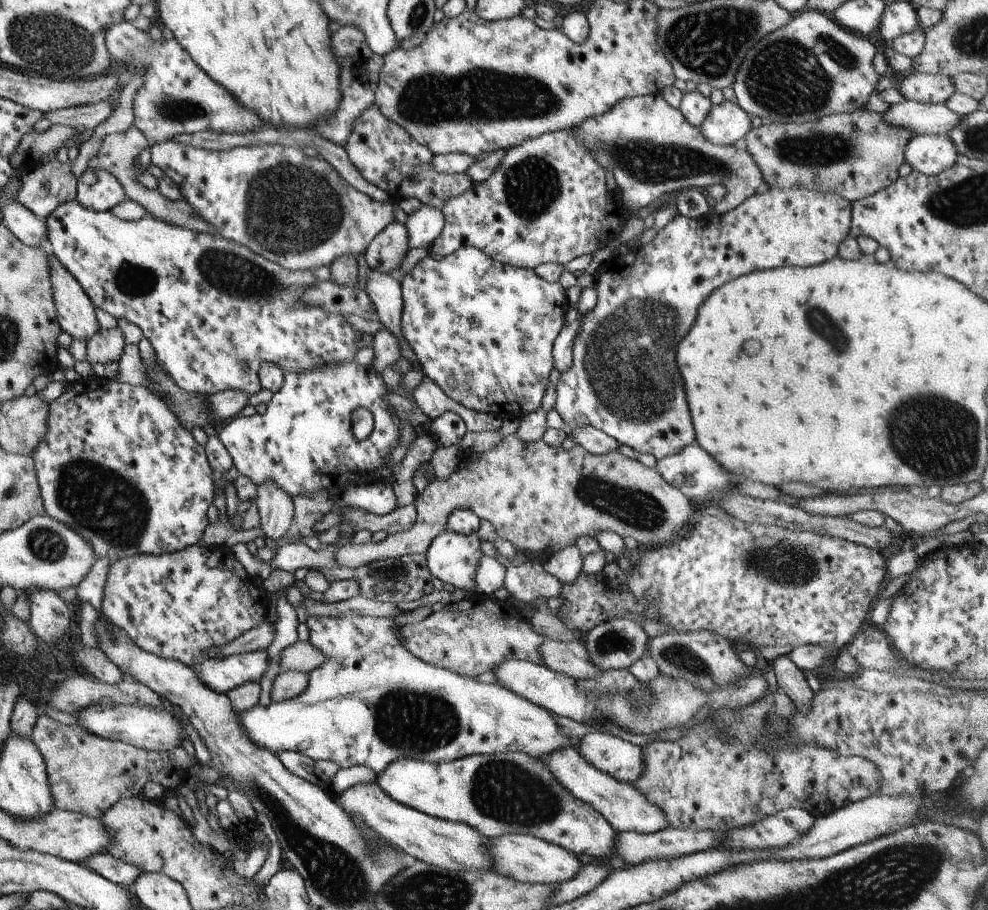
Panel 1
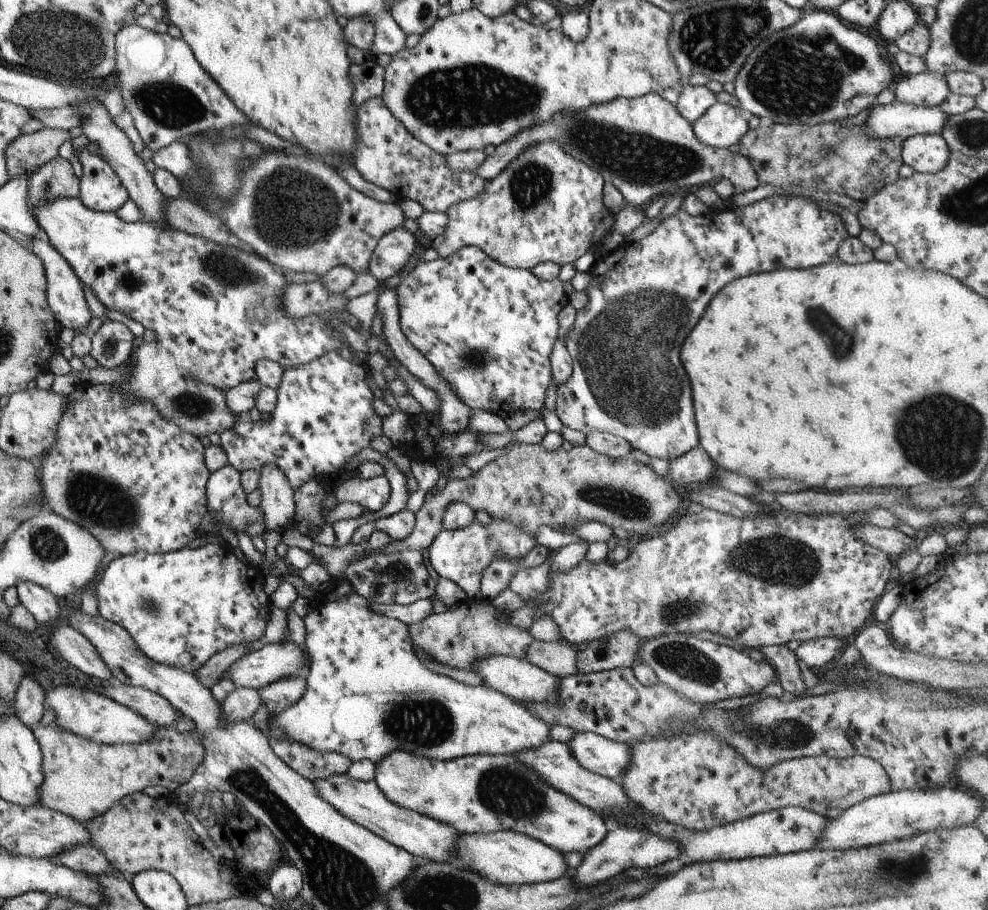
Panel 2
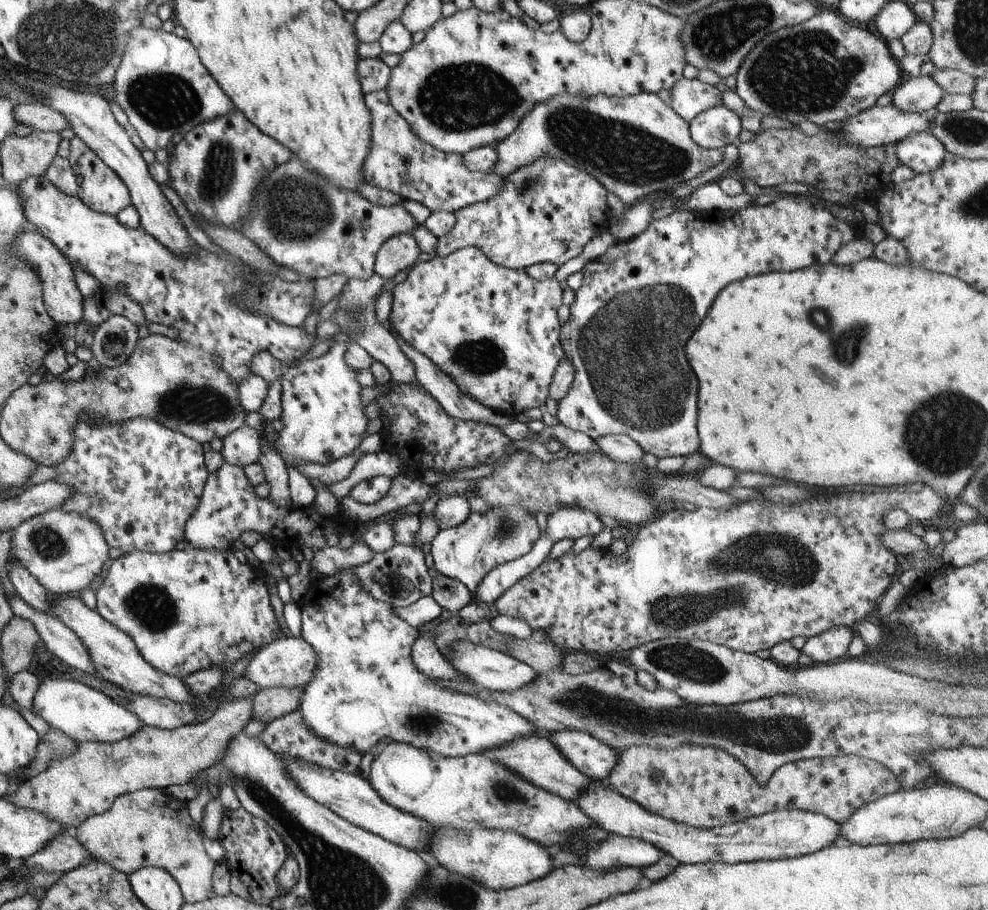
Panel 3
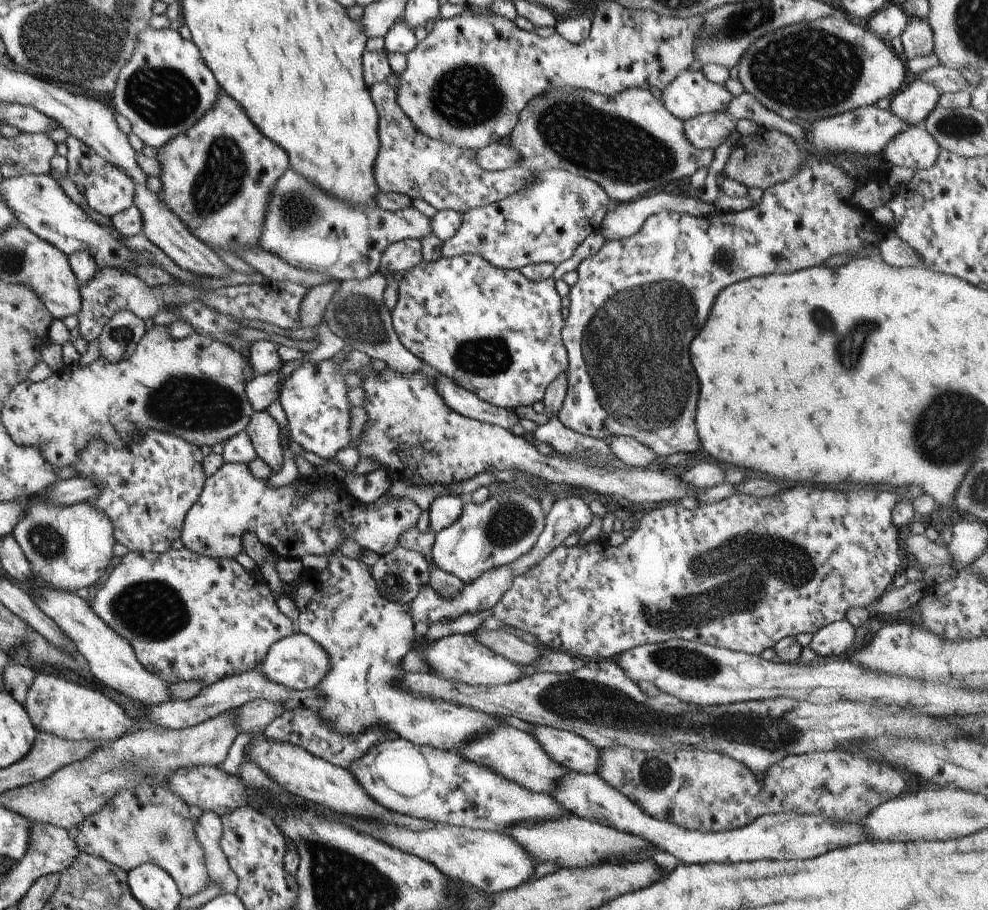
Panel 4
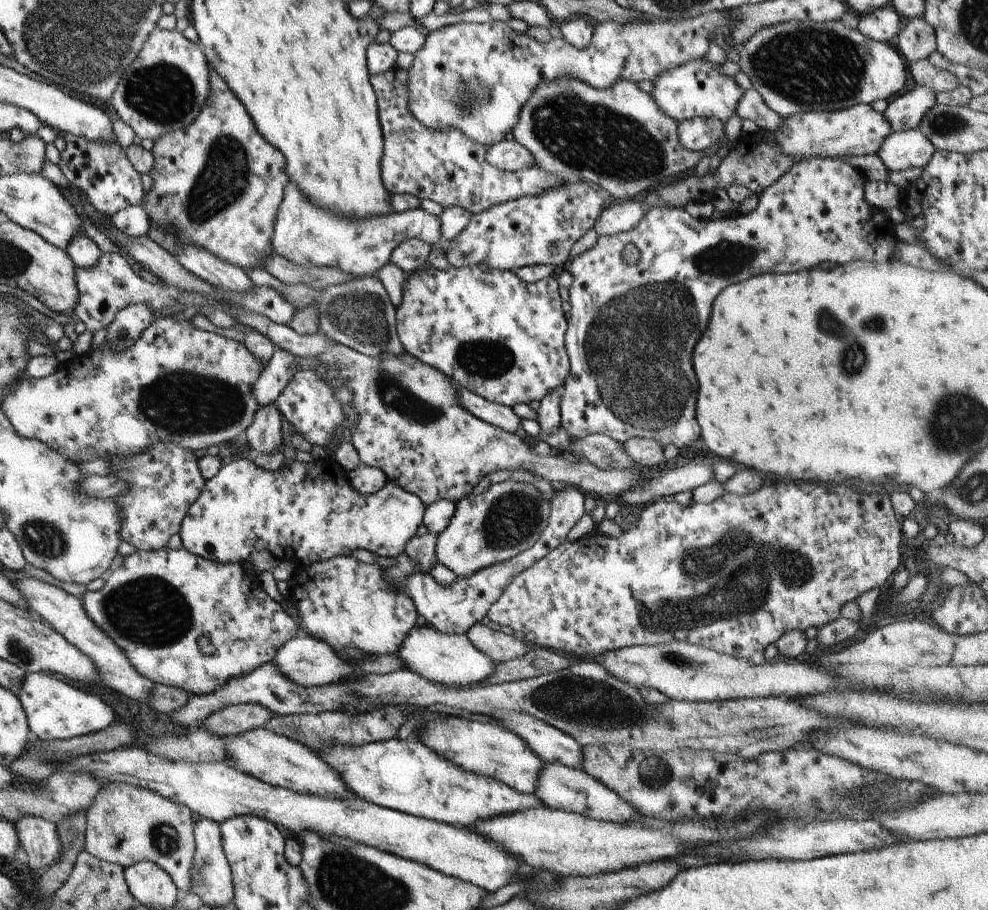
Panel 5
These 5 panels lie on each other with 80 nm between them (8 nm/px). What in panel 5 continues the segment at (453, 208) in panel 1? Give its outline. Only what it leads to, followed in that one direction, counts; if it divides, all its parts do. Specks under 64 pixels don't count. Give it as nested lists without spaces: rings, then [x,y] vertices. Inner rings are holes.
[[[567,180],[537,197],[519,197],[471,214],[467,226],[445,243],[445,258],[451,267],[483,265],[500,271],[549,265],[560,268],[569,258],[569,248],[594,225],[605,195],[583,180]]]

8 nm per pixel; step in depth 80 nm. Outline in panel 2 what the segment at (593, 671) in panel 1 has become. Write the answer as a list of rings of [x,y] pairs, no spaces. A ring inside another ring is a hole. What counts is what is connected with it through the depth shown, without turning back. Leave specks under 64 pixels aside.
[[[531,641],[524,650],[524,659],[553,677],[577,673],[574,663],[577,647],[557,641]]]

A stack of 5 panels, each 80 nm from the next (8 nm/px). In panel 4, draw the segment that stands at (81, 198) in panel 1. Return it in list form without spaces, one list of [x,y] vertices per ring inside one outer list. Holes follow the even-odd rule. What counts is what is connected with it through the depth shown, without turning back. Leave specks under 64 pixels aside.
[[[68,134],[64,143],[67,148],[64,156],[66,158],[66,176],[72,180],[75,186],[83,188],[83,198],[91,210],[111,218],[116,212],[133,205],[134,182],[126,172],[109,164],[109,161],[102,159],[92,148],[74,136]]]

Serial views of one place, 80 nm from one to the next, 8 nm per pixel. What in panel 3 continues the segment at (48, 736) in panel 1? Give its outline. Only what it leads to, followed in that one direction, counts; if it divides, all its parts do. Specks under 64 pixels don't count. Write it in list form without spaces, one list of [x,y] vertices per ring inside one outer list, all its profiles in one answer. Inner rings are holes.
[[[251,697],[240,698],[221,703],[212,716],[190,725],[174,729],[160,729],[142,725],[131,736],[114,743],[96,743],[87,741],[78,743],[76,752],[61,759],[52,759],[45,772],[23,781],[17,787],[7,790],[3,798],[22,809],[31,809],[43,813],[53,821],[57,821],[65,830],[72,831],[90,816],[105,812],[113,800],[125,793],[139,789],[166,789],[171,785],[184,785],[195,774],[219,763],[226,753],[227,745],[232,737],[236,737],[250,720]]]

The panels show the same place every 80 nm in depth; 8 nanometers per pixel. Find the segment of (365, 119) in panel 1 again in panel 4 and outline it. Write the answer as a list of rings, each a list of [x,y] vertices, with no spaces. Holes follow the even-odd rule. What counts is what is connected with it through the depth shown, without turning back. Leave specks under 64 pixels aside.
[[[391,72],[385,80],[373,83],[368,89],[378,114],[380,145],[373,163],[373,178],[379,191],[407,194],[411,199],[420,198],[437,211],[451,209],[464,213],[495,204],[530,183],[534,174],[527,167],[515,165],[508,169],[486,171],[477,164],[473,149],[432,139],[417,130],[397,104],[397,80],[396,73]]]

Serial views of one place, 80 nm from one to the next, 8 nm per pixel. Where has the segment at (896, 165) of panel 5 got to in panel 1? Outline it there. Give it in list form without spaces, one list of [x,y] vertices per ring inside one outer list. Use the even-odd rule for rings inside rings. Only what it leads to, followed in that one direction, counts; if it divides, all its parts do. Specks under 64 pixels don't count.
[[[913,135],[903,156],[913,171],[931,176],[949,168],[957,153],[948,135]]]

